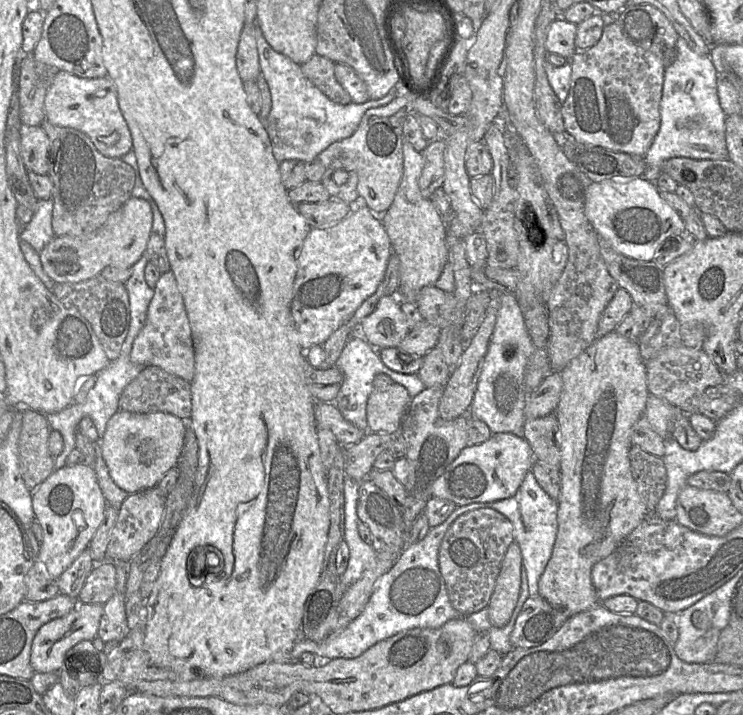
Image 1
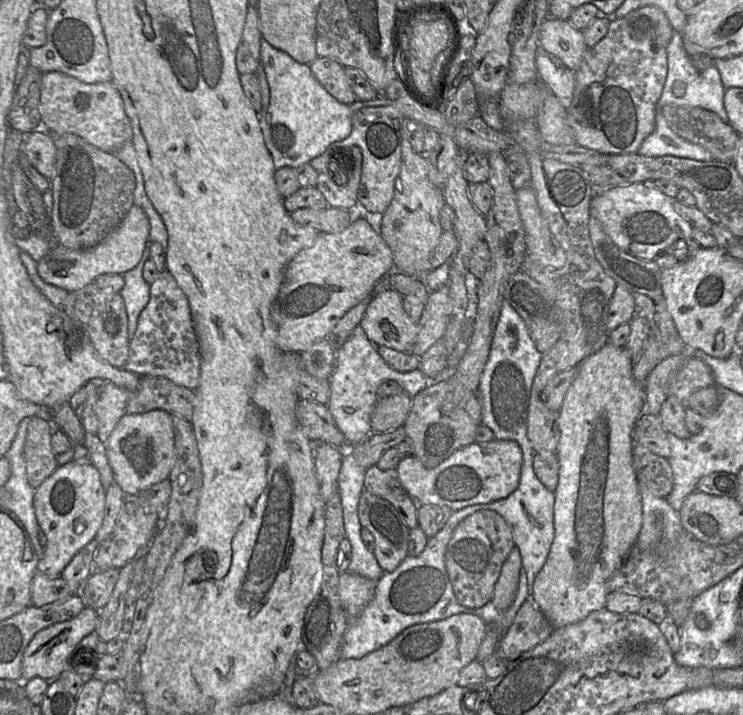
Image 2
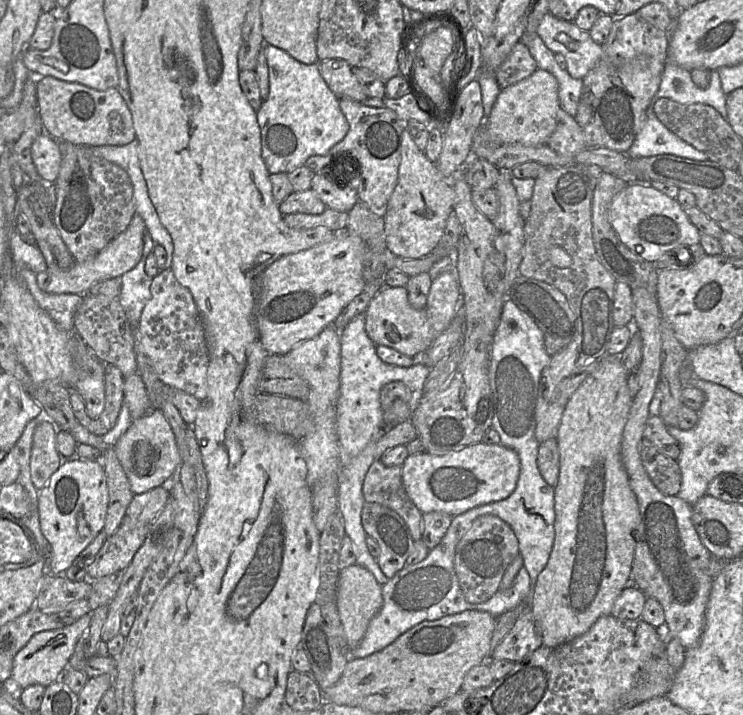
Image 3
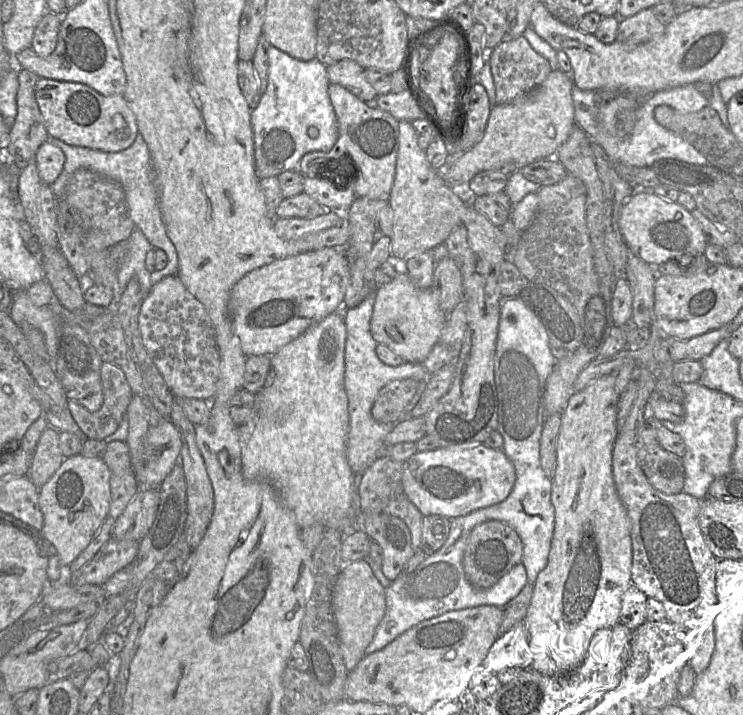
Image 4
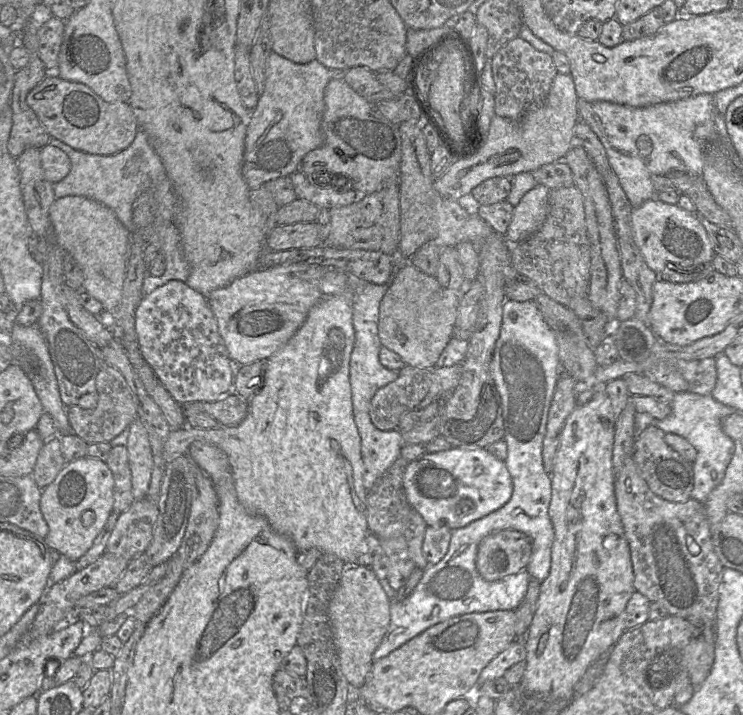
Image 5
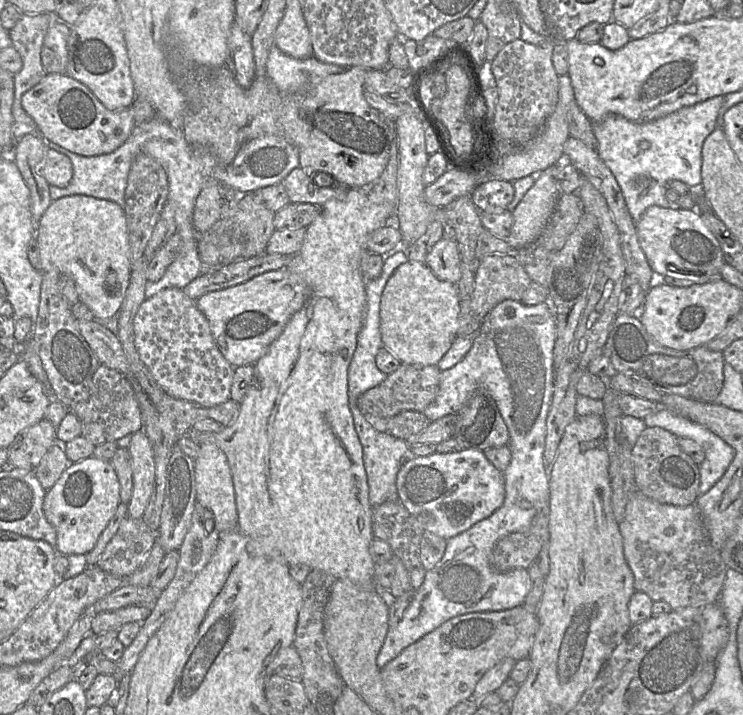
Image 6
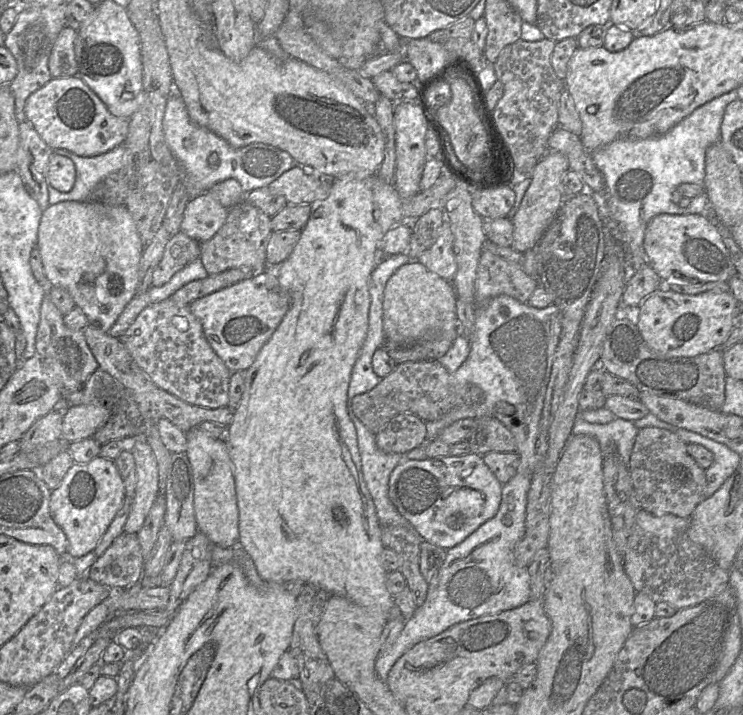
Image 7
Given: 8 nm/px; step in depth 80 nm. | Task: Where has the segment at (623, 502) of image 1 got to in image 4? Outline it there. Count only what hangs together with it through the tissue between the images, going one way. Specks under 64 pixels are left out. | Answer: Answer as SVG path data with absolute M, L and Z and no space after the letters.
M605 375L575 392L562 413L551 492L555 529L548 563L536 579L524 622L532 654L530 668L543 675L561 676L576 669L582 663L595 633L620 622L623 595L633 585L631 522L617 493L612 469L613 449L618 436L619 397L615 376Z

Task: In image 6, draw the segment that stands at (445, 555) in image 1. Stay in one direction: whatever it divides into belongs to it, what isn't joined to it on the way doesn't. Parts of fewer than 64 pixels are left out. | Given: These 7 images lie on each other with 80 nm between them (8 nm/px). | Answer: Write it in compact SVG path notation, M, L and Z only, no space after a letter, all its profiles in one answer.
M546 506L534 517L528 532L502 537L489 556L491 568L500 573L528 570L537 561L544 542L549 543L549 515L550 506Z

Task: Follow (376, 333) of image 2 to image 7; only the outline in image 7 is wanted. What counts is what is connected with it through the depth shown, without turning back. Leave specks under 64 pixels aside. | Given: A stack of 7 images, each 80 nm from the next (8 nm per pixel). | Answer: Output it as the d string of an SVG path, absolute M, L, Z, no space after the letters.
M417 260L399 267L387 281L383 297L383 330L388 344L409 346L426 342L431 350L431 359L438 360L450 349L455 338L460 334L460 323L457 318L457 294L451 281L439 277L428 270Z

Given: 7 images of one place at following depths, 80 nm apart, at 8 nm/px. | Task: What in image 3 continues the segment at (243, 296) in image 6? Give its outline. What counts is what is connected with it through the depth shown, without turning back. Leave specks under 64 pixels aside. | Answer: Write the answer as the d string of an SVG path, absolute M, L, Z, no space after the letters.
M348 230L334 233L335 237L328 242L281 257L258 278L254 323L260 341L269 354L286 355L297 345L318 335L325 327L333 325L343 309L363 291L366 245L359 236Z

